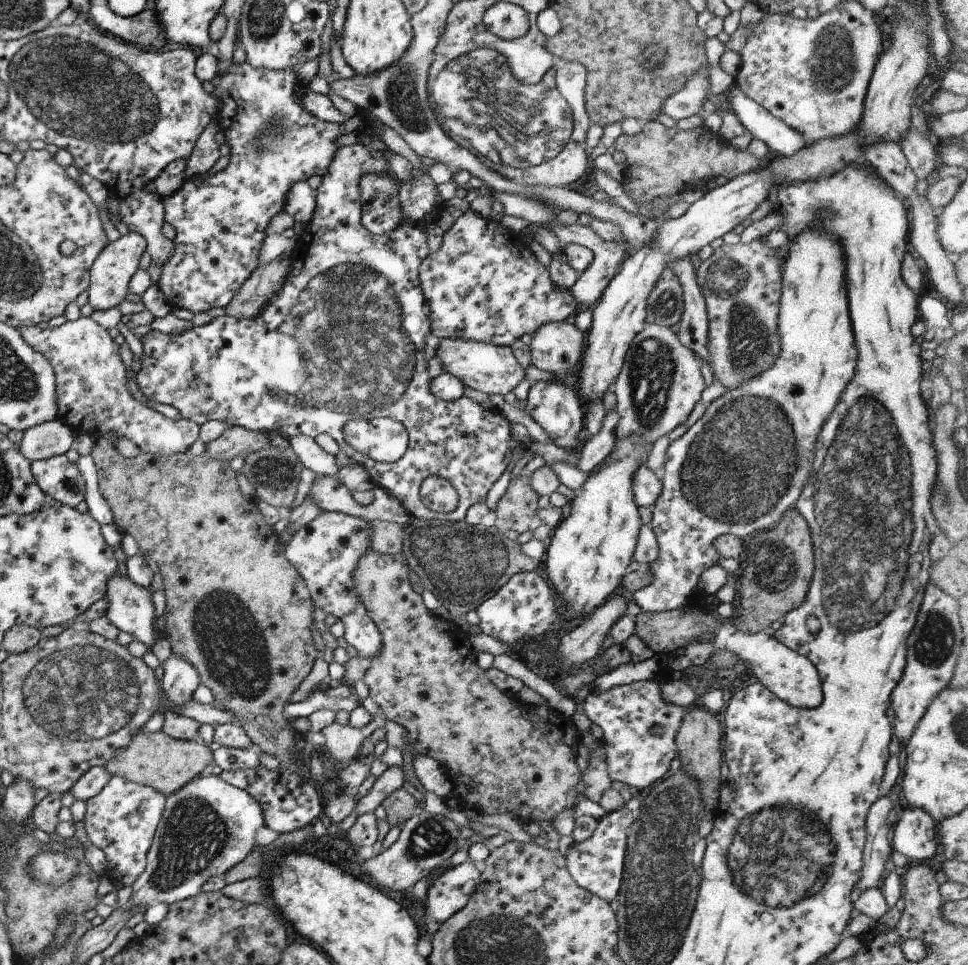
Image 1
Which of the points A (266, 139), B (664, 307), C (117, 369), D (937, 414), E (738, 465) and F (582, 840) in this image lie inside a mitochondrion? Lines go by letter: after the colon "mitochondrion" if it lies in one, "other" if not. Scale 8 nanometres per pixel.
A: mitochondrion
B: mitochondrion
C: other
D: other
E: mitochondrion
F: other

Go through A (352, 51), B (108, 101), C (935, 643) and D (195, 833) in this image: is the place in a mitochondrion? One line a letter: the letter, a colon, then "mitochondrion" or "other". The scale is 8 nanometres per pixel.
A: other
B: mitochondrion
C: mitochondrion
D: mitochondrion

